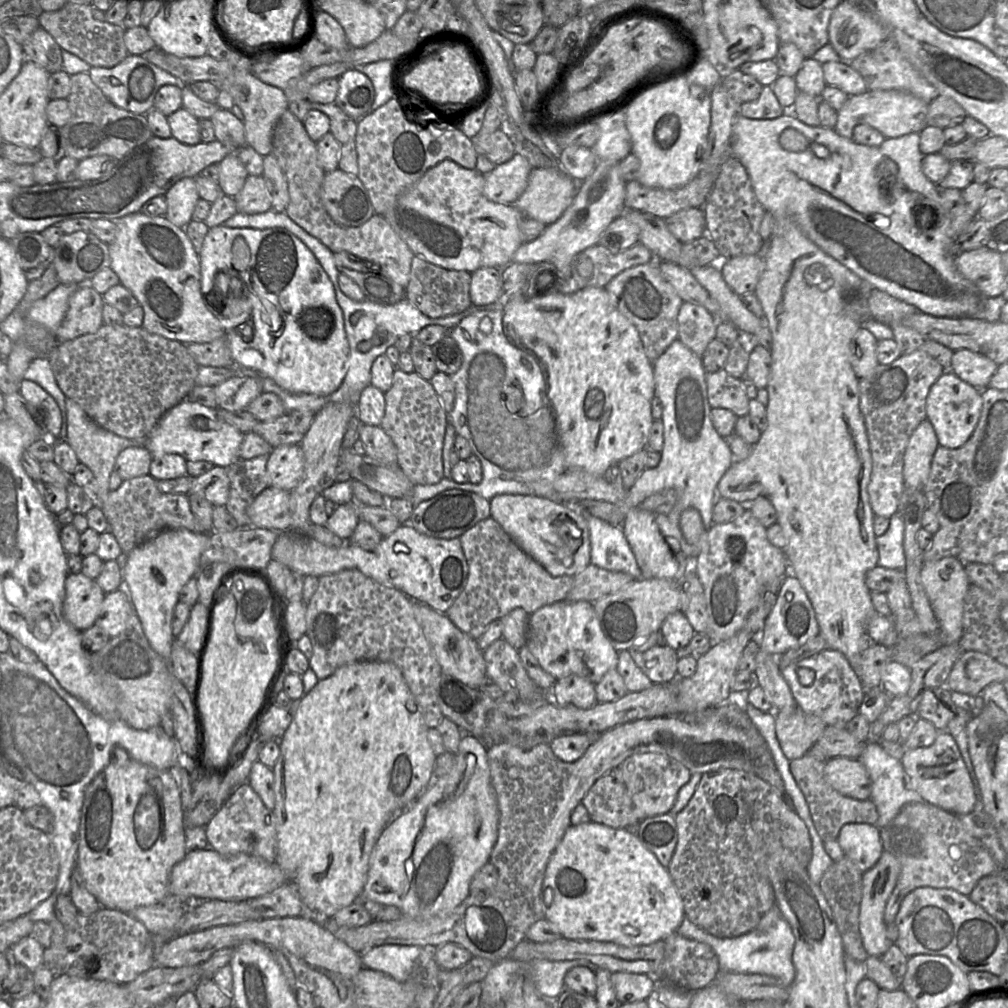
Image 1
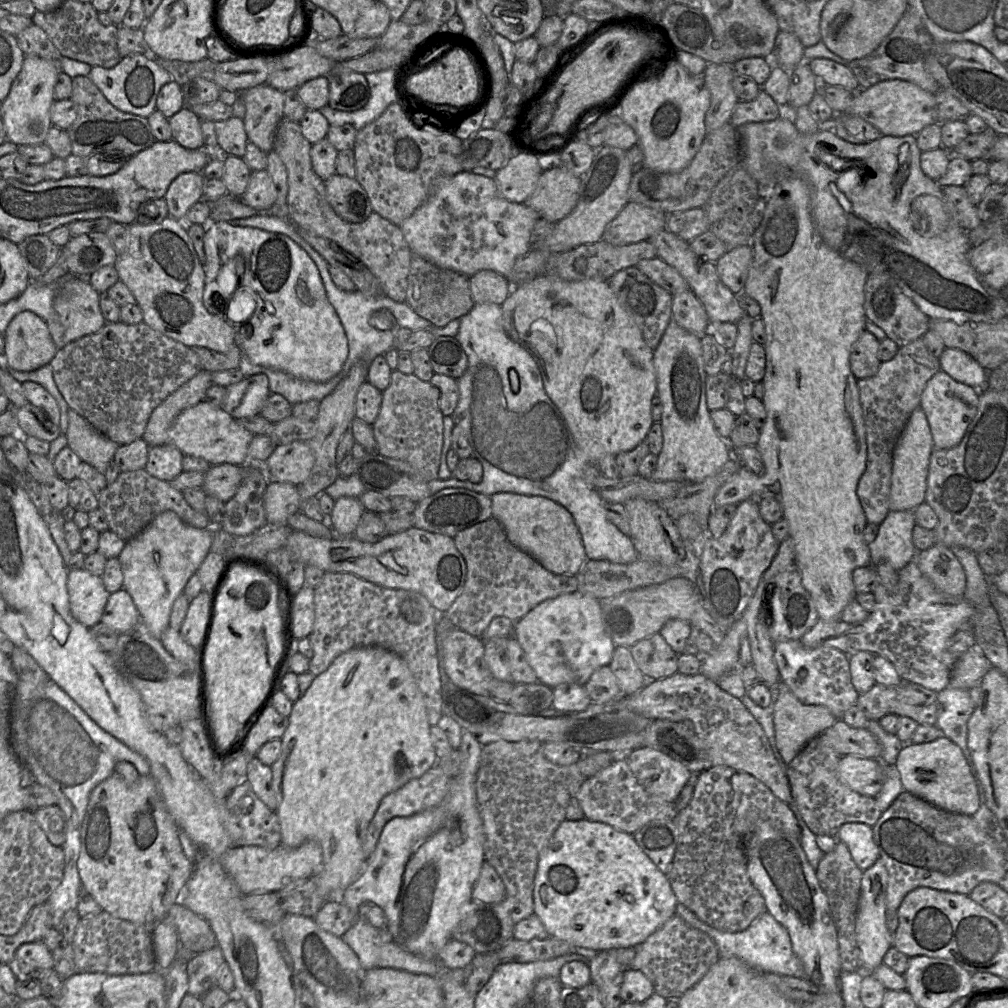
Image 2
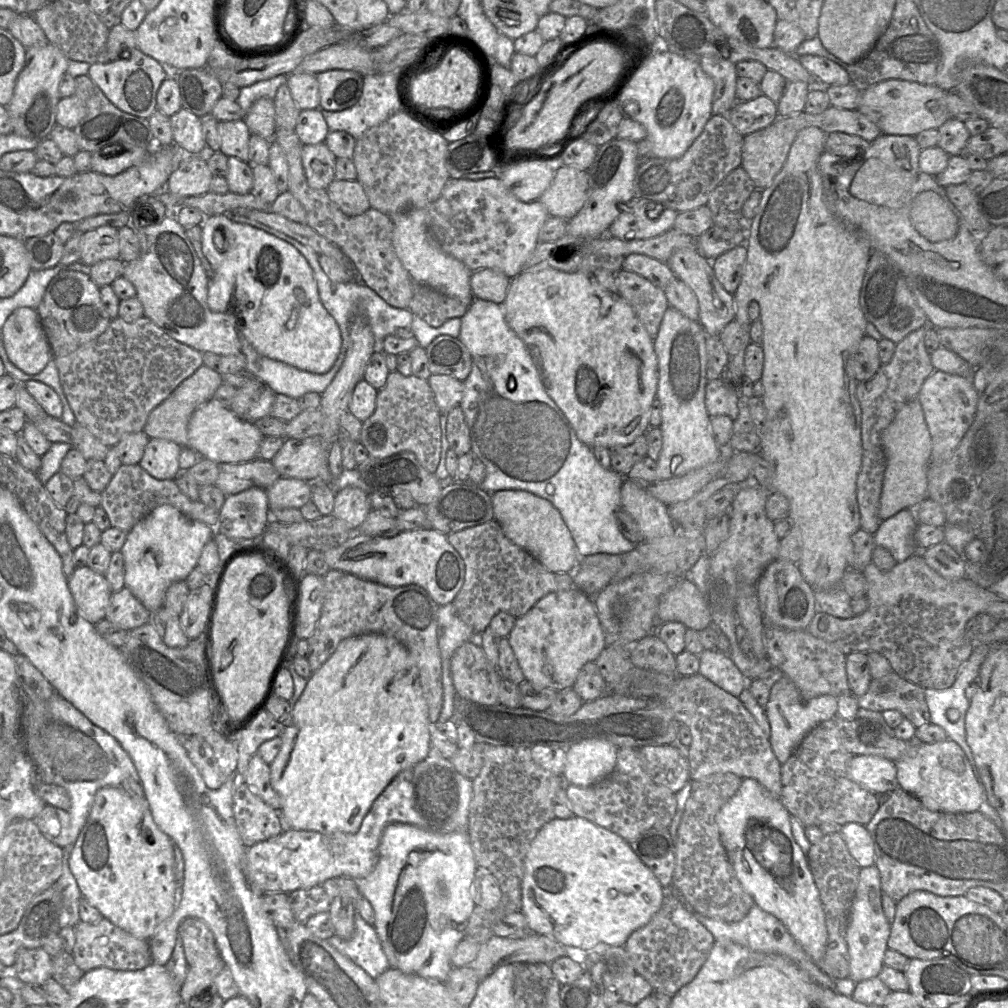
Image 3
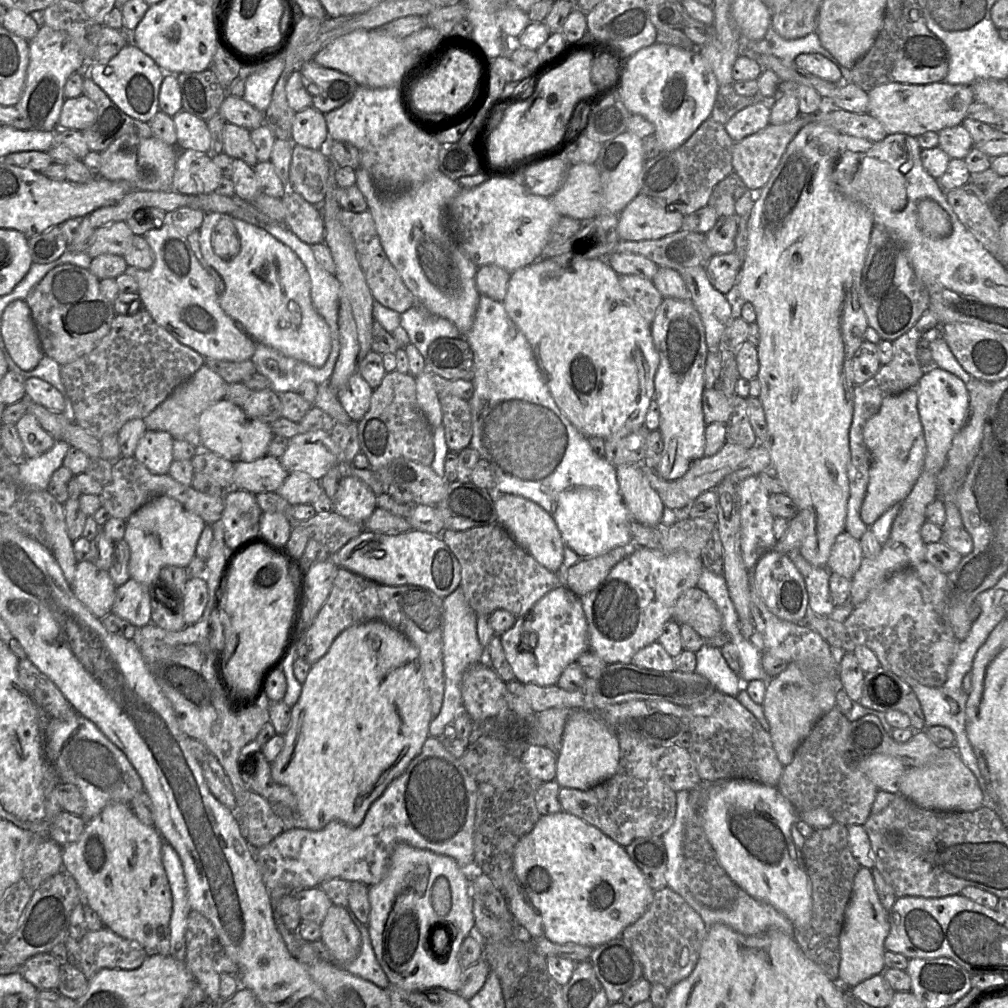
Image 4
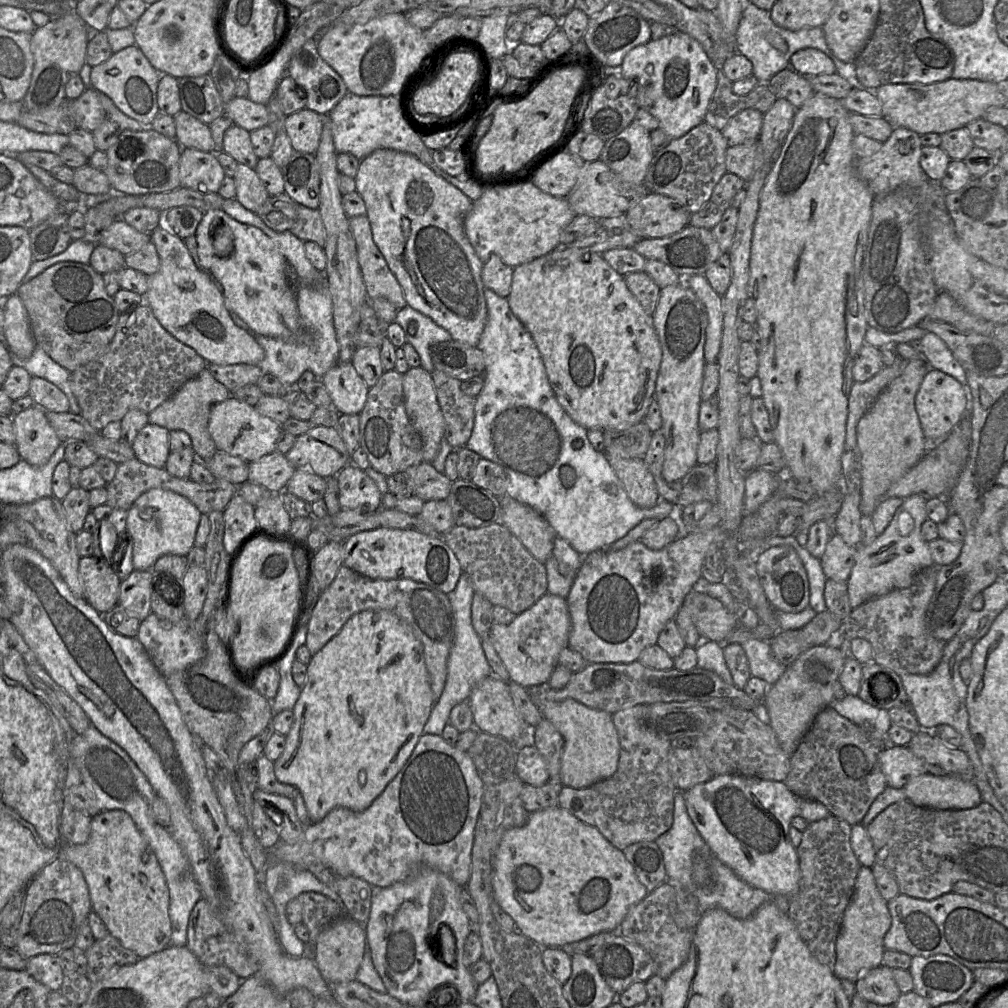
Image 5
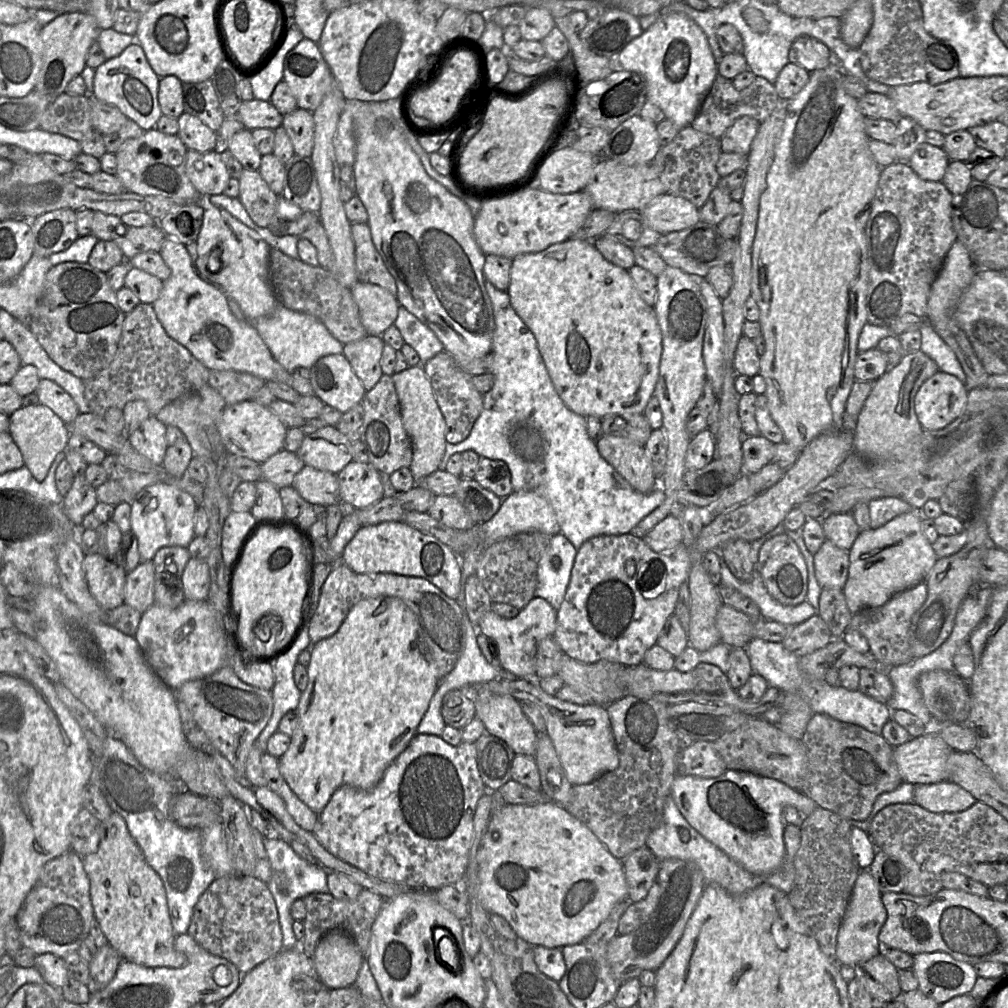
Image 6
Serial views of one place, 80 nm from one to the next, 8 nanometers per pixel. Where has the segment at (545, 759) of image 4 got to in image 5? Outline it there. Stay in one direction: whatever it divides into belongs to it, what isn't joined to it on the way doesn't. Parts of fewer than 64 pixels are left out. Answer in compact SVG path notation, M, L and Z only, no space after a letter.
M534 745L517 750L515 775L525 784L535 787L543 786L549 781L546 762Z

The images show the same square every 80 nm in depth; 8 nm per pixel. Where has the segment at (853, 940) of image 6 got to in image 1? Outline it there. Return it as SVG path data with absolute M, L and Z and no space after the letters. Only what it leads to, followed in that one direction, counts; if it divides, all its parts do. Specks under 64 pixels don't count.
M883 851L877 863L862 874L862 900L859 914L859 931L863 947L868 956L882 957L893 944L887 937L887 925L884 912L887 901L893 892L901 872L898 859L889 852Z

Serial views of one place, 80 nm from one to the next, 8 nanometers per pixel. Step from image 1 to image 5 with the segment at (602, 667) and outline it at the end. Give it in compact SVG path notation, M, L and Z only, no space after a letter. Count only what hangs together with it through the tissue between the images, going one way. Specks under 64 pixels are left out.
M546 593L509 624L493 623L489 634L509 673L509 680L524 687L546 685L558 666L560 652L568 647L571 618L566 598Z

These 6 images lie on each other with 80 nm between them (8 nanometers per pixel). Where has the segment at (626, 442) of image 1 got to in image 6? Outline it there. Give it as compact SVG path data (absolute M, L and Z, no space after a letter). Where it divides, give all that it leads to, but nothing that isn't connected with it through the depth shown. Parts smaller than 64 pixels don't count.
M569 238L555 243L535 253L524 253L512 259L510 283L507 289L511 306L533 333L551 381L564 404L573 412L598 418L607 414L643 413L653 396L659 375L662 354L662 333L654 307L646 304L640 297L628 269L616 266L606 260L596 249L593 241Z

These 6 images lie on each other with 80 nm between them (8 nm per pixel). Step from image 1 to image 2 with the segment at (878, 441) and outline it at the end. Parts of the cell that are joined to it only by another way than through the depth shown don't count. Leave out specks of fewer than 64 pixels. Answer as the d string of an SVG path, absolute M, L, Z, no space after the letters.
M919 338L900 347L891 360L882 362L874 376L857 381L867 444L866 468L858 482L857 495L868 523L880 525L890 512L893 450L911 413L920 407L927 382L939 370L939 360Z

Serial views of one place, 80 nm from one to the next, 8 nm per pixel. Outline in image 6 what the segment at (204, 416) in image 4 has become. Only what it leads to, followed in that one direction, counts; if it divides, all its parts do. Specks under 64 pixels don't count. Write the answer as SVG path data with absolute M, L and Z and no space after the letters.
M252 400L227 405L219 423L219 433L228 452L246 457L258 463L265 462L272 455L284 449L287 427L268 407Z

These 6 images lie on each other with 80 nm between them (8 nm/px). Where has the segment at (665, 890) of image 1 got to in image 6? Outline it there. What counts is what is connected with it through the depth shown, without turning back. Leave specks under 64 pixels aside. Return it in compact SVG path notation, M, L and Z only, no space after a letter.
M553 801L536 805L506 803L496 810L491 815L477 861L481 905L490 914L504 917L517 936L533 946L562 948L578 944L597 929L617 903L628 900L622 860L613 856L584 823Z

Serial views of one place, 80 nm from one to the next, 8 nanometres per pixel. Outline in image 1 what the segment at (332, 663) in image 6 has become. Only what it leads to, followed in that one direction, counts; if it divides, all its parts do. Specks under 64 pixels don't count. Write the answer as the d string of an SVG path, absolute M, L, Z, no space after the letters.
M359 661L343 665L327 678L318 680L299 700L290 725L279 739L280 754L272 767L275 794L272 812L277 834L275 862L286 874L288 882L297 886L302 901L314 917L331 918L336 912L358 900L367 881L371 852L383 829L396 813L409 806L432 782L436 755L428 741L427 730L400 669L391 662Z

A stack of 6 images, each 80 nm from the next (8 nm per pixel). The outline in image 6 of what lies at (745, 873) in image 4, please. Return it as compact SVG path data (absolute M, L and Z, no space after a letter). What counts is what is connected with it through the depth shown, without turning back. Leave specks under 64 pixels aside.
M727 769L715 778L676 775L671 786L670 797L684 818L704 838L725 852L746 871L757 875L769 874L777 870L783 862L785 856L783 835L787 825L782 817L784 807L792 806L804 817L810 816L817 807L820 807L811 798L778 780L731 769Z

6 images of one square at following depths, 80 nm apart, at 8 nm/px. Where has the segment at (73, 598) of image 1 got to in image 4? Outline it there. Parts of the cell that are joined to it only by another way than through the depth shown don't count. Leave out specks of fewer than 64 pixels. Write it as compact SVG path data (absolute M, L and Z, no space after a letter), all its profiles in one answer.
M89 560L77 563L71 589L97 618L102 619L112 612L117 587L108 571L98 568Z

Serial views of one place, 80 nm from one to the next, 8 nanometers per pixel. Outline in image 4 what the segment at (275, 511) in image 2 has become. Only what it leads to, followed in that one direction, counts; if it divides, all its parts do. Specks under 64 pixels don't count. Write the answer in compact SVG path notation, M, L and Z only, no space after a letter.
M291 472L276 491L291 505L312 504L322 492L320 481L305 472Z

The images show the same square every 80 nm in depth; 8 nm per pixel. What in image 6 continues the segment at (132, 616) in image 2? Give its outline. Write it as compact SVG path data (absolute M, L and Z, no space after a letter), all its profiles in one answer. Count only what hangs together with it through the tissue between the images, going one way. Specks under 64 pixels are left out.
M152 560L140 562L126 576L124 603L143 614L154 603L154 576Z

